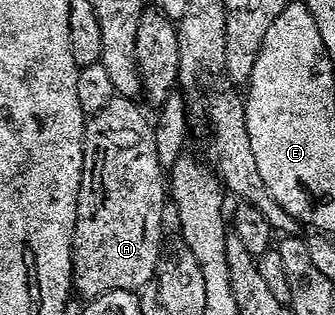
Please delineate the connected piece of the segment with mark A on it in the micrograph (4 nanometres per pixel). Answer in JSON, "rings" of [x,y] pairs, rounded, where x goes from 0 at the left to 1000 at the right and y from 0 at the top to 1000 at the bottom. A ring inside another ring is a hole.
{"rings":[[[343,302],[307,352],[275,362],[254,387],[254,489],[242,603],[230,635],[230,692],[218,737],[218,917],[275,949],[319,924],[418,924],[457,883],[481,822],[487,737],[481,673],[499,663],[499,549],[466,489],[460,400],[421,362],[394,308]]]}

